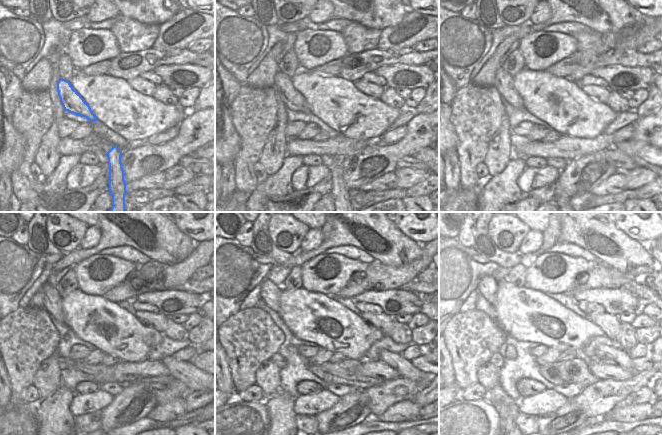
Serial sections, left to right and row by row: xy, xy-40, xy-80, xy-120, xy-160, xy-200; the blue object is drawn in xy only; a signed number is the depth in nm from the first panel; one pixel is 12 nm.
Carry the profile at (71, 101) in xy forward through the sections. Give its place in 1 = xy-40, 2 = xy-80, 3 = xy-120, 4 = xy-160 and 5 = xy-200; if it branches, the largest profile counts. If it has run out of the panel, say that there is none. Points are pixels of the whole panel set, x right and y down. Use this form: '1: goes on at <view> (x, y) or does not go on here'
1: goes on at xy-40 (293, 99)
2: goes on at xy-80 (503, 81)
3: goes on at xy-120 (52, 301)
4: goes on at xy-160 (270, 293)
5: goes on at xy-200 (487, 287)

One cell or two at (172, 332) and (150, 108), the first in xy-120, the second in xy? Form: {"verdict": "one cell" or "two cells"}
{"verdict": "two cells"}

